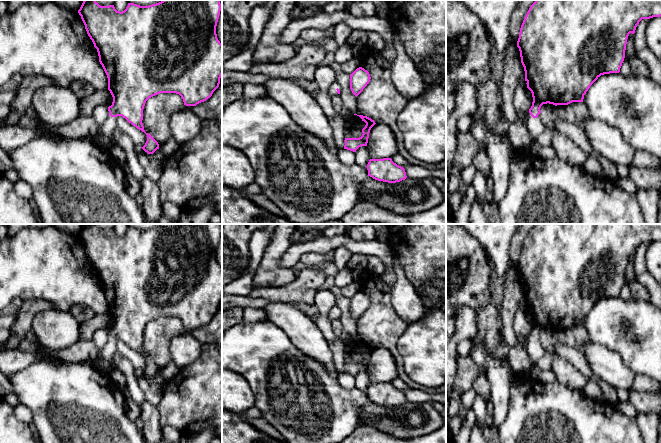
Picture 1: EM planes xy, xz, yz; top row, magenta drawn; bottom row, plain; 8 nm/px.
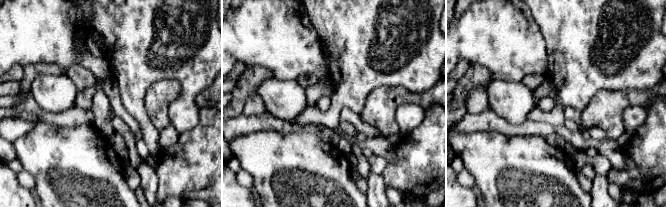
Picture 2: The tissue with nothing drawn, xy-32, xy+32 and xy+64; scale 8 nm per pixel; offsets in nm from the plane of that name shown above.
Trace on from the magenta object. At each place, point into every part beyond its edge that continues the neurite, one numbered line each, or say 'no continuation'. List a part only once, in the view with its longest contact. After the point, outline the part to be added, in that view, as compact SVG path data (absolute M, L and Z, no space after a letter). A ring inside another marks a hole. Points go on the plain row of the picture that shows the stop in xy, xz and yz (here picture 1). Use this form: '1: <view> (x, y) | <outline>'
1: yz (535, 350) | M540 337L537 342L533 342L531 339L528 340L527 353L533 364L538 362L543 357L545 353L545 346L542 341L542 337Z

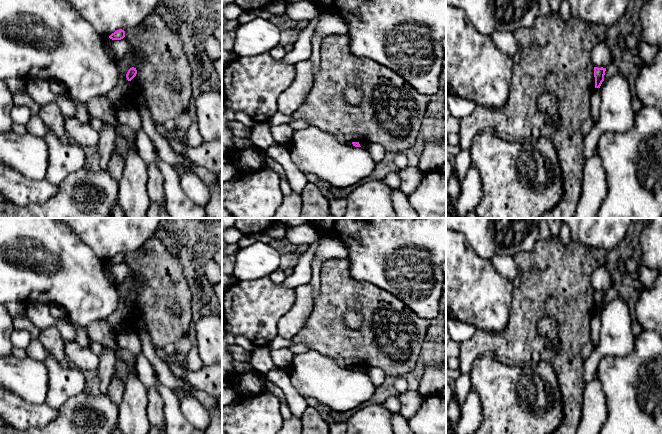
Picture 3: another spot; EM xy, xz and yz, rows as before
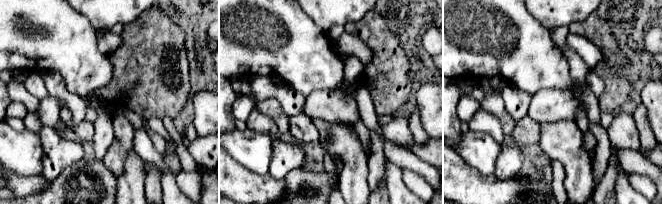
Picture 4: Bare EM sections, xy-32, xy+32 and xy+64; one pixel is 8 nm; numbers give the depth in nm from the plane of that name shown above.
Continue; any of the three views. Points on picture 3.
no continuation

